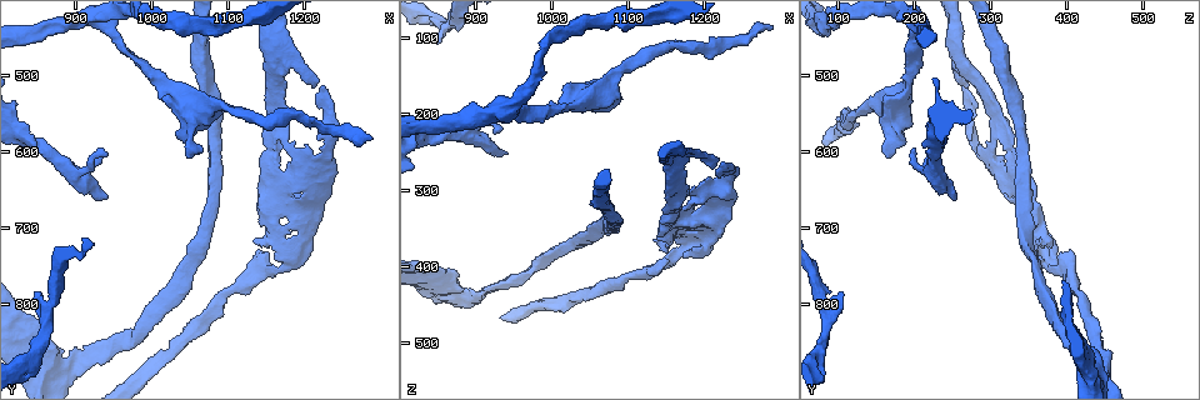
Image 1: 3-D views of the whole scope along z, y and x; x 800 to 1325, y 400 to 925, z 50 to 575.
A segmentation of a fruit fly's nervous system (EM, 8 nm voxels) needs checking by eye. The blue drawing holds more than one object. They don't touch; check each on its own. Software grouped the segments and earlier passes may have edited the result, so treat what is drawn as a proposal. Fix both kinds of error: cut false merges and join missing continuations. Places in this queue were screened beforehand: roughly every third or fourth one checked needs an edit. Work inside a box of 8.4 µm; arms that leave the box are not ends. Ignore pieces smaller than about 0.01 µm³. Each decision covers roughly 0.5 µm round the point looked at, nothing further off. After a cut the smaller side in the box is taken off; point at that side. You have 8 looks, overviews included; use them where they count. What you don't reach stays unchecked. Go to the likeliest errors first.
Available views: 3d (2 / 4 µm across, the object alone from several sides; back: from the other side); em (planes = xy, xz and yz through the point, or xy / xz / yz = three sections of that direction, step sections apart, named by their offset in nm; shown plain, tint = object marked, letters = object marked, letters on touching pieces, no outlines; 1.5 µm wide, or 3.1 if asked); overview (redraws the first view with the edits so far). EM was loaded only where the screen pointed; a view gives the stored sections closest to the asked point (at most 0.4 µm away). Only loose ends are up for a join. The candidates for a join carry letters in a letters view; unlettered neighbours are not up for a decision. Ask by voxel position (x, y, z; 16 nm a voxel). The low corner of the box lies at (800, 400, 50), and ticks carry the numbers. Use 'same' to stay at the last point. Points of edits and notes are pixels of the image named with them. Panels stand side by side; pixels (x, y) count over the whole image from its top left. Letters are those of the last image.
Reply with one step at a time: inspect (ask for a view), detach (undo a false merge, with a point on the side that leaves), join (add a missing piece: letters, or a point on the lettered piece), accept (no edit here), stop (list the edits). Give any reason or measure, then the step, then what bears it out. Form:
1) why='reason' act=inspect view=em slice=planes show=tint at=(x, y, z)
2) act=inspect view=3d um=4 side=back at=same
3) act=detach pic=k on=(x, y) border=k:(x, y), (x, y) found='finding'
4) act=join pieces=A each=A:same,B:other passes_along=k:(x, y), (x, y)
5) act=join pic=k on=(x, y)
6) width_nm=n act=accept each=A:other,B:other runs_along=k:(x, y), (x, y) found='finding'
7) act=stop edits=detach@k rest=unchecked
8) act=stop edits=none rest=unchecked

why='a narrow waist' act=inspect view=em slice=xz step=4 show=letters at=(1100, 785, 415)

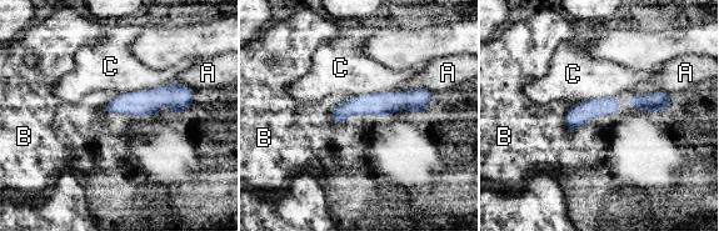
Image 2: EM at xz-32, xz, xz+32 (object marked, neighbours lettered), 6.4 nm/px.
act=accept each=A:other,B:other,C:other found='one cell here'

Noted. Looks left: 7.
why='branch stops here' act=inspect view=em slice=yz step=8 show=tint at=(850, 785, 105)

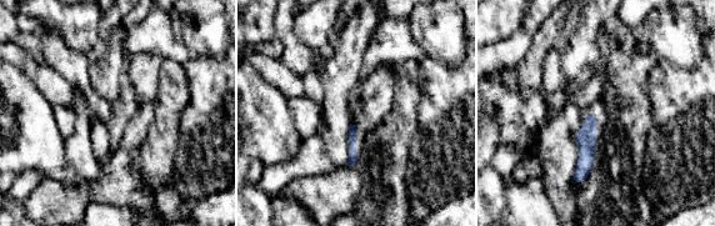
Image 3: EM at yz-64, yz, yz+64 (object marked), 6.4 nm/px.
why='what lies round it' act=inspect view=em slice=yz step=8 show=letters at=same

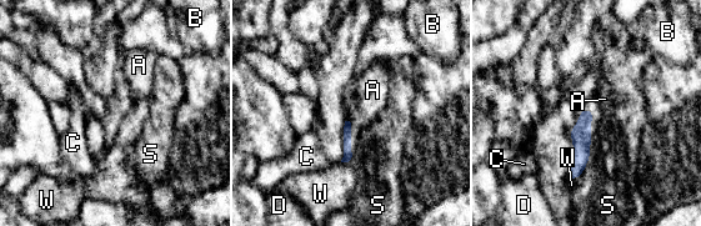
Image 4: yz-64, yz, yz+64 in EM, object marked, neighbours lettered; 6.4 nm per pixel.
act=join pieces=A each=A:same,B:other,C:other,D:other,S:other,W:other found='it goes on there'

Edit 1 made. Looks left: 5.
act=inspect view=em slice=planes show=letters at=(1015, 515, 190)

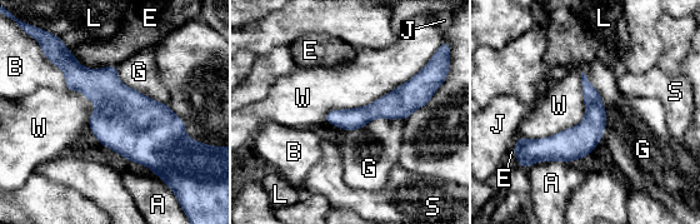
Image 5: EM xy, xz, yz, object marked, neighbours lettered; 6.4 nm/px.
width_nm=140 act=accept each=A:other,B:other,E:other,G:other,J:other,L:other,S:other,W:other runs_along=5:(424, 99), (358, 118), (328, 118) found='one cell here'

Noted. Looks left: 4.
act=stop edits=join@4 rest=unchecked

